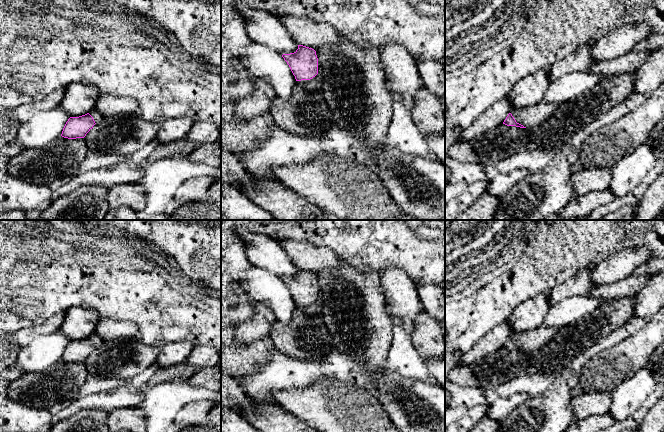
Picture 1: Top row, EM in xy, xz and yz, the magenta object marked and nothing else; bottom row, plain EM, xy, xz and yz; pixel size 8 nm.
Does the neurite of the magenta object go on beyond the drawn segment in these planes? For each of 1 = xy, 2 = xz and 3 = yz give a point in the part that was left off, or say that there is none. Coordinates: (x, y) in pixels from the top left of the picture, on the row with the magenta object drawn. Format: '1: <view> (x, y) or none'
1: xy (96, 115)
2: xz (315, 83)
3: yz (531, 117)

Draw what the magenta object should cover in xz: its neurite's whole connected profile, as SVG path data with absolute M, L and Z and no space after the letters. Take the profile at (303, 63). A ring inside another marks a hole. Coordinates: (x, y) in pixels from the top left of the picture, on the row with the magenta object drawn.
M298 45L294 53L283 54L298 84L308 90L322 91L321 75L318 72L318 58L312 48Z

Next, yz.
M541 101L533 106L513 109L503 124L533 130L545 122L559 106L560 104Z

